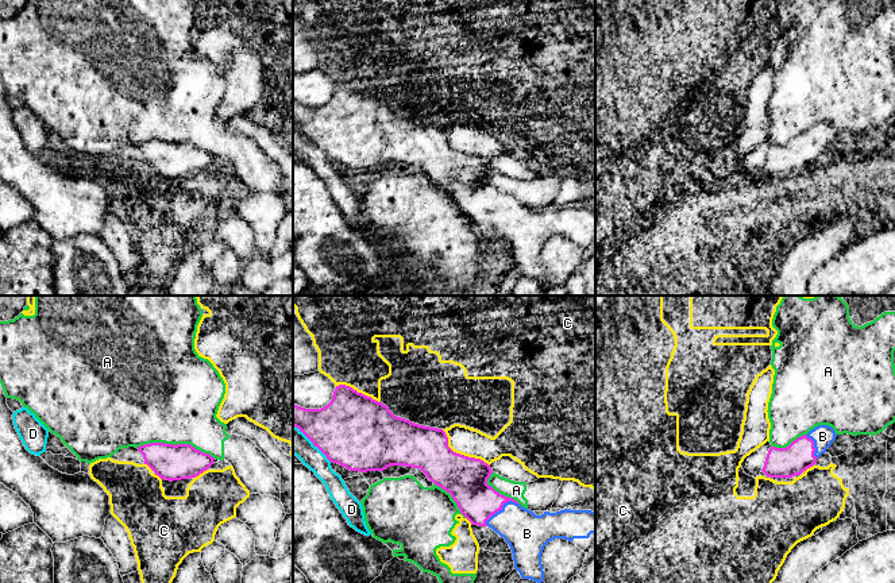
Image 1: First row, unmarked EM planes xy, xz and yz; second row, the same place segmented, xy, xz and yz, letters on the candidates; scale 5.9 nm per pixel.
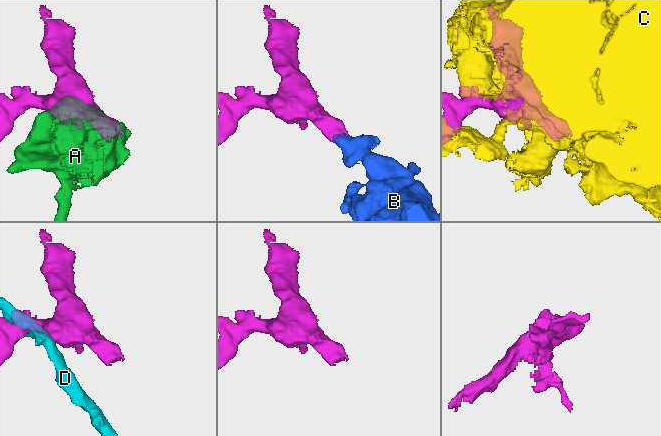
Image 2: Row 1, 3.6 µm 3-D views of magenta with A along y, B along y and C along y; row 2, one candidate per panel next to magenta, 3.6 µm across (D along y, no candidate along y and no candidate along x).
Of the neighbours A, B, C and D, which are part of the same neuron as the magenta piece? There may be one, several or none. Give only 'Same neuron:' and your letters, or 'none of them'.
Same neuron: B

